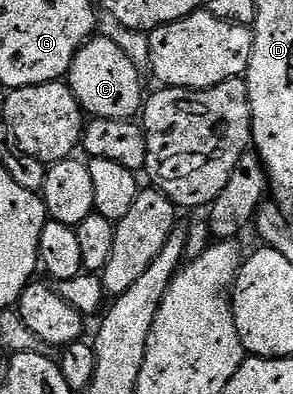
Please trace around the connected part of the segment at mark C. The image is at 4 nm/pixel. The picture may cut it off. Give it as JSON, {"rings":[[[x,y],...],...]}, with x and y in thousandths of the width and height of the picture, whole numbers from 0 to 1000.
{"rings":[[[321,91],[270,122],[229,190],[229,216],[307,302],[454,305],[478,292],[502,246],[502,228],[481,221],[481,188],[406,112]]]}

